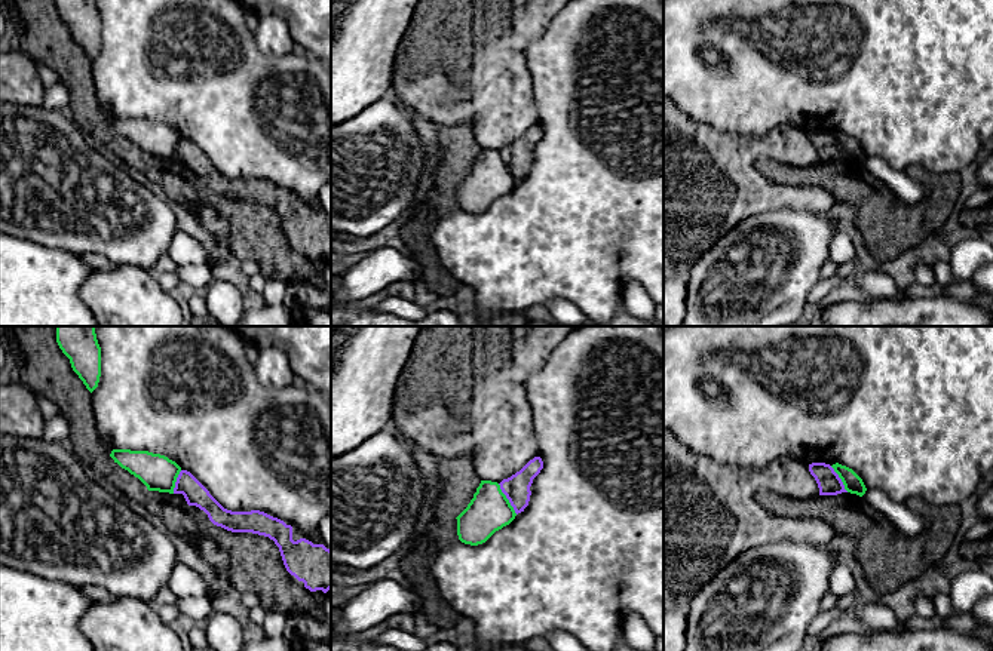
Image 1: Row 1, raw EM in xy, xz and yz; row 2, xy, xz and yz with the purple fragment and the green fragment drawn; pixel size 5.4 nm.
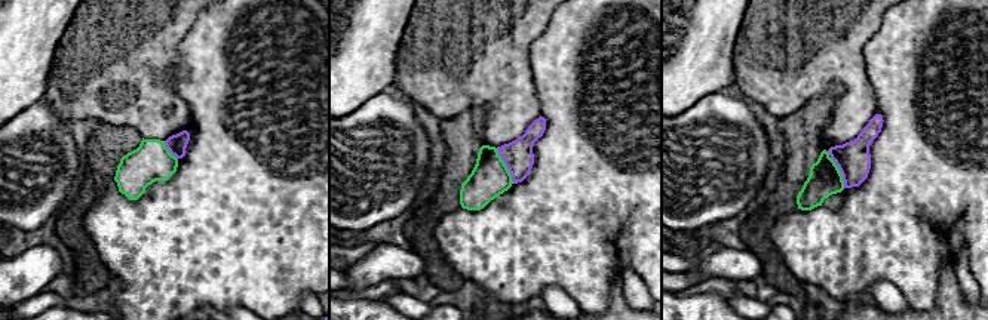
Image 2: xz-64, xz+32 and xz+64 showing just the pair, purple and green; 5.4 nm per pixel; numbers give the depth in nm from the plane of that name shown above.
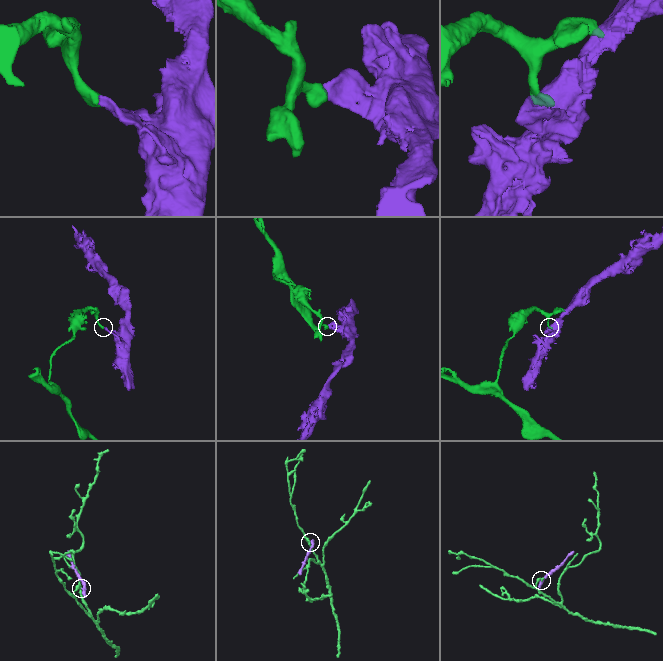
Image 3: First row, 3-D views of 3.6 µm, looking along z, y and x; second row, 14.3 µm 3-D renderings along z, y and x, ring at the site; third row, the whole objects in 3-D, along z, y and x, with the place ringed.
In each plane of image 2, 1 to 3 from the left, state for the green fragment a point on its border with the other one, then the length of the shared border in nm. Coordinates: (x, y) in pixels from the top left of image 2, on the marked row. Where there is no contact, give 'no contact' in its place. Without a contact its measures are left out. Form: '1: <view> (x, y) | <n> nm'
1: xz-64 (168, 148) | 130 nm
2: xz+32 (506, 165) | 220 nm
3: xz+64 (840, 171) | 190 nm

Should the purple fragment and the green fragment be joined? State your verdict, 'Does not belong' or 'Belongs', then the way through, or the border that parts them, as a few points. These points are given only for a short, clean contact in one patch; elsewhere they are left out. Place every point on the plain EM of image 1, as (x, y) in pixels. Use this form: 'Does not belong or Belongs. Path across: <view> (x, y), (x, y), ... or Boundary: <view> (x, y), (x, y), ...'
Does not belong. Boundary: xz (497, 151), (517, 181)

